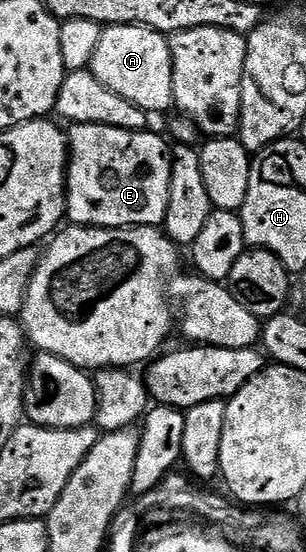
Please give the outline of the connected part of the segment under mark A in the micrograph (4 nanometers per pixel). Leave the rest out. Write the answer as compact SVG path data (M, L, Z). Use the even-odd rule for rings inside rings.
M107 27L104 30L101 42L97 45L97 53L93 53L93 61L90 71L113 93L121 93L125 101L133 101L133 105L140 107L142 111L154 113L154 111L172 110L173 107L173 61L171 60L171 45L168 36L154 31L148 27Z

